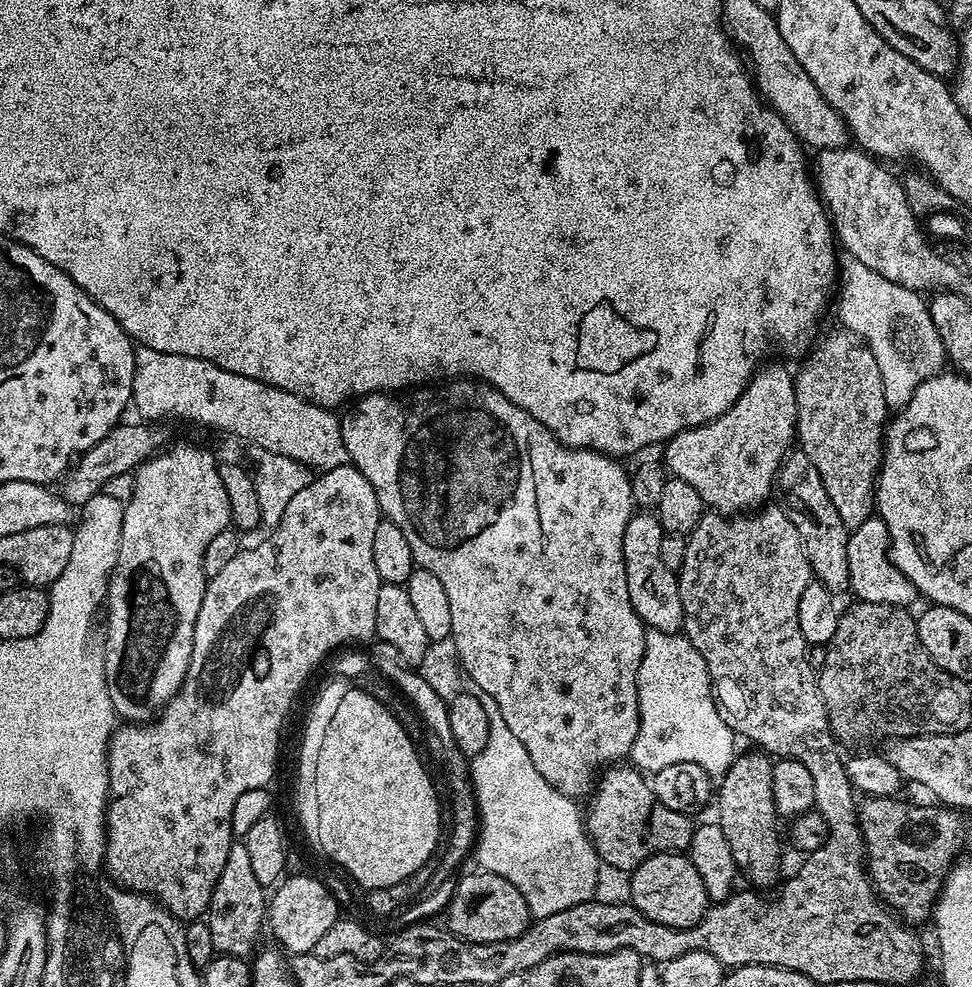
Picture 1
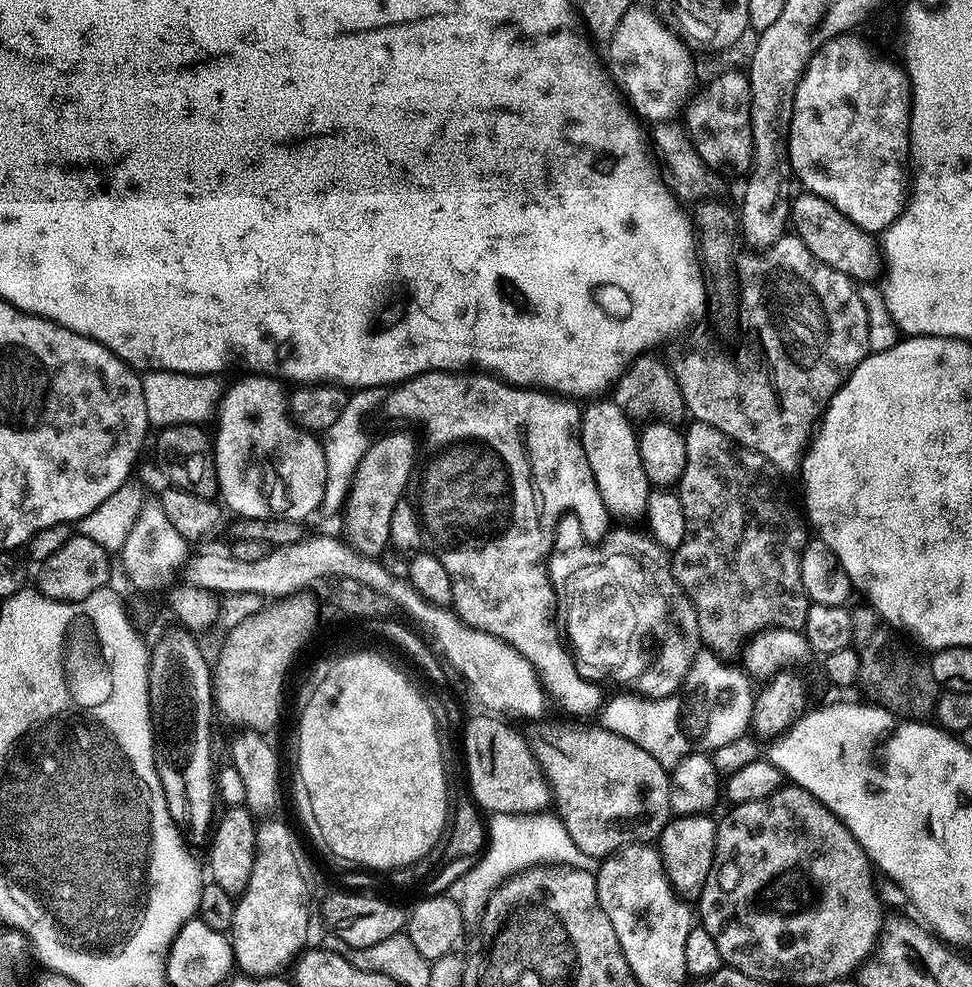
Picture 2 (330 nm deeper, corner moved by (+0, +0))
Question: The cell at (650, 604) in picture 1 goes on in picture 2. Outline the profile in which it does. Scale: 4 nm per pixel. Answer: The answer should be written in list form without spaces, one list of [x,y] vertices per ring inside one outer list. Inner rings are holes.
[[[596,398],[589,404],[592,405],[585,407],[580,414],[580,441],[586,462],[590,462],[594,482],[598,482],[598,494],[602,494],[602,502],[606,502],[609,513],[615,519],[616,516],[620,519],[617,521],[636,522],[632,520],[645,515],[648,499],[654,490],[646,478],[646,470],[642,470],[637,429],[627,414],[616,405],[615,399]]]

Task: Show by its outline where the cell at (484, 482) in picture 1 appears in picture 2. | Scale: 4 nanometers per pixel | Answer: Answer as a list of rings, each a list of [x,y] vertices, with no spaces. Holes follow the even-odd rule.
[[[425,374],[417,376],[415,380],[407,381],[393,387],[388,397],[383,397],[382,412],[392,420],[401,420],[401,425],[425,424],[432,430],[432,436],[441,440],[444,445],[440,453],[424,468],[424,481],[420,484],[420,500],[418,499],[418,511],[424,525],[425,537],[432,540],[431,547],[435,549],[440,561],[446,566],[446,572],[452,576],[454,586],[454,598],[452,604],[454,611],[466,626],[477,628],[486,634],[492,634],[494,638],[502,638],[518,654],[522,654],[534,666],[534,670],[540,676],[540,682],[544,686],[545,693],[553,701],[558,700],[568,711],[576,716],[592,716],[603,709],[606,703],[606,695],[599,683],[590,680],[581,674],[580,669],[569,649],[566,647],[565,637],[562,635],[561,625],[558,623],[558,593],[552,586],[552,579],[548,577],[548,557],[552,555],[552,543],[556,537],[556,527],[561,516],[574,514],[580,520],[584,531],[584,539],[589,542],[599,542],[610,531],[610,513],[606,502],[602,502],[602,494],[598,494],[598,482],[594,482],[594,474],[590,470],[590,462],[586,462],[584,447],[580,441],[580,414],[582,411],[579,403],[565,398],[559,394],[553,394],[548,390],[539,388],[521,388],[515,384],[507,383],[492,374],[476,374],[480,376],[464,376],[468,374]]]

